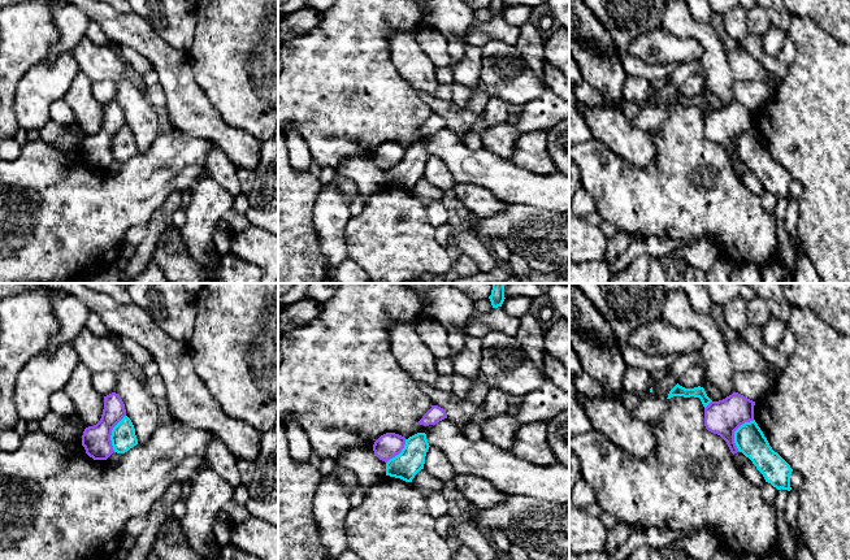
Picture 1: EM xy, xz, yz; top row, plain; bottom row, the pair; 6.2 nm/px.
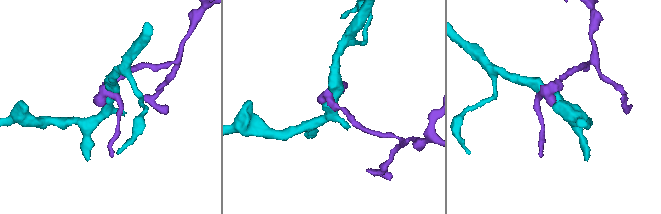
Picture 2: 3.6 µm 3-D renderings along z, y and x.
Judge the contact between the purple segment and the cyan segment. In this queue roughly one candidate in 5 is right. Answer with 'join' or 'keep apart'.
keep apart

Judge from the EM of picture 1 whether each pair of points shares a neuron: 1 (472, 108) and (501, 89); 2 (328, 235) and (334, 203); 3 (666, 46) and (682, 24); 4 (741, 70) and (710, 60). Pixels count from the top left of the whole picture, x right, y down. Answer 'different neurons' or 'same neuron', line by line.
1: different neurons
2: same neuron
3: different neurons
4: different neurons

